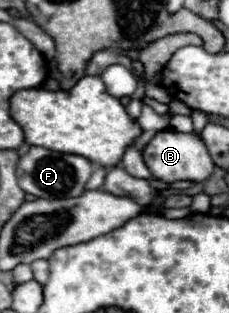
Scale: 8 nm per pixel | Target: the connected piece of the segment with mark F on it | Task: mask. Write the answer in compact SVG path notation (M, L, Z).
M30 147L30 151L18 161L18 185L40 199L62 199L62 197L78 197L86 189L86 181L92 173L92 163L80 155L56 153L44 147Z

